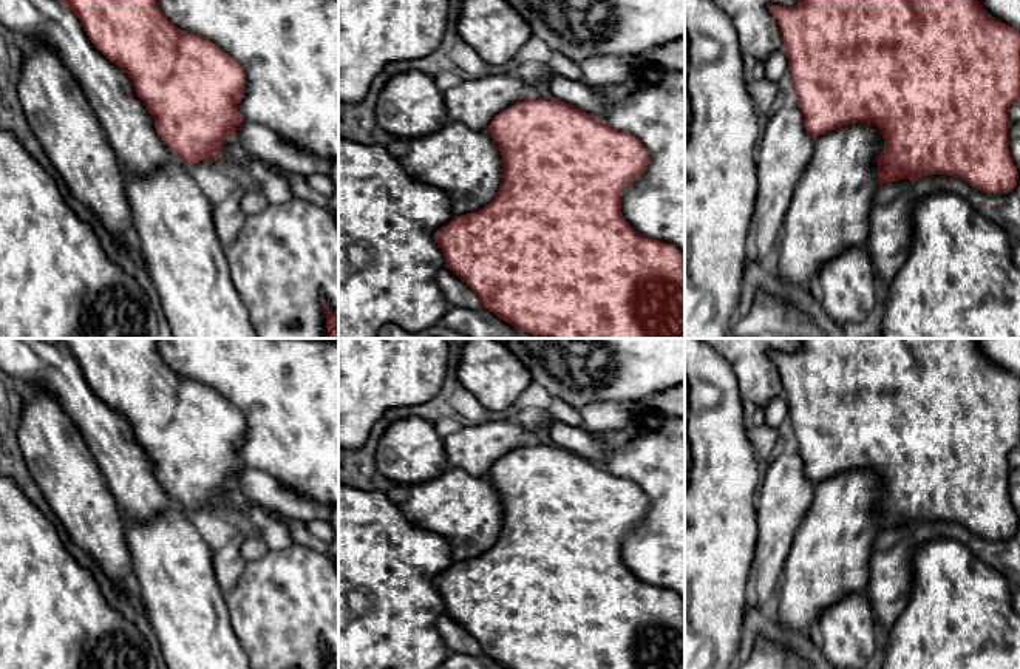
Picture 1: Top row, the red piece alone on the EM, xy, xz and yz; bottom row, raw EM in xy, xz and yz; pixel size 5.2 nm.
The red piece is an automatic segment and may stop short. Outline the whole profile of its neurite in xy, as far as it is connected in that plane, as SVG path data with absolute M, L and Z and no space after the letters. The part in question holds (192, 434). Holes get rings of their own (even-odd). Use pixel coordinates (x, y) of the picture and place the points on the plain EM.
M59 338L62 348L79 363L91 389L133 428L136 442L155 465L167 494L187 513L199 507L223 505L224 484L235 482L244 467L238 450L246 440L243 414L215 389L175 372L161 357L161 338Z

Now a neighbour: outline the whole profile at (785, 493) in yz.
M784 451L774 462L763 465L759 490L760 499L756 507L757 544L753 561L757 564L754 604L762 607L777 592L794 535L813 502L814 485L804 473L799 453Z

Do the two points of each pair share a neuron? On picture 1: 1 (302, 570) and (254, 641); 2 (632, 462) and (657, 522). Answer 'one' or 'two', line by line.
1: one
2: one

